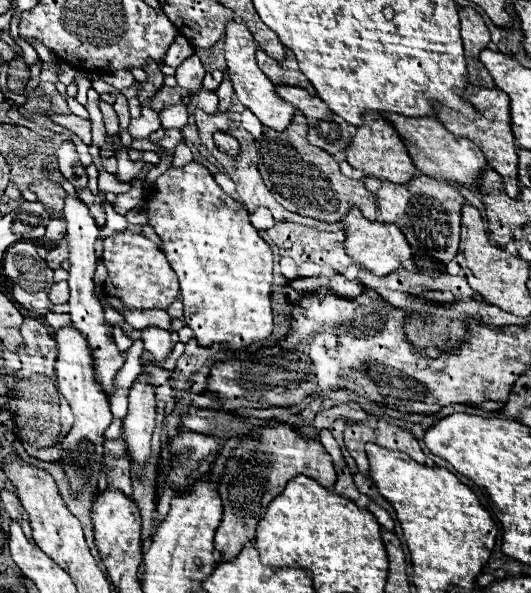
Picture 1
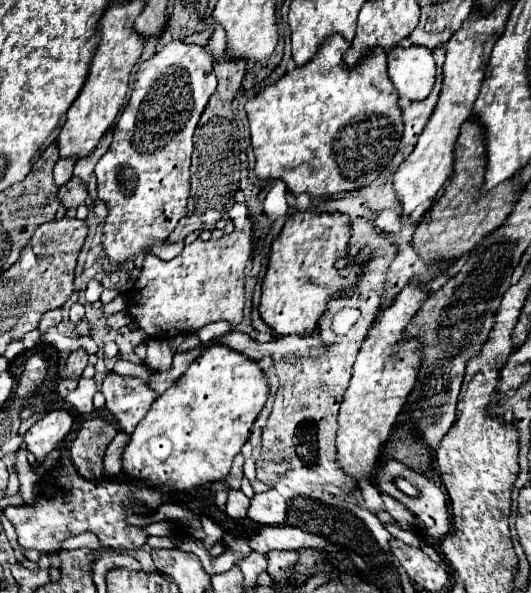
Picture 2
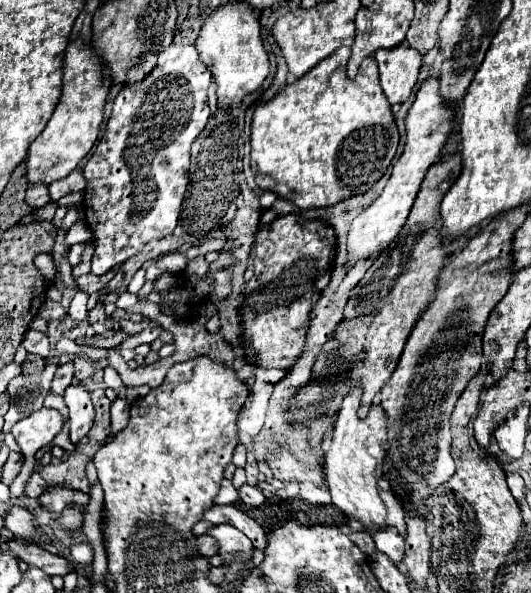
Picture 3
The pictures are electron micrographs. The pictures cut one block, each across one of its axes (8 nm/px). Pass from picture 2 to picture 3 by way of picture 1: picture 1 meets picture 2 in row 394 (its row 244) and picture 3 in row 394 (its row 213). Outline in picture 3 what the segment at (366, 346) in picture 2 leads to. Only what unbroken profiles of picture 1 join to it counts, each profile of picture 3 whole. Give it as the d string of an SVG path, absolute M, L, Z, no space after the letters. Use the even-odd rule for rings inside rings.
M352 388L342 402L338 420L334 424L334 436L330 450L324 454L328 488L332 494L332 504L346 516L352 516L362 526L382 526L386 520L386 506L378 496L376 470L386 454L386 414L378 404L374 404L364 420L356 416L360 406L360 388Z

